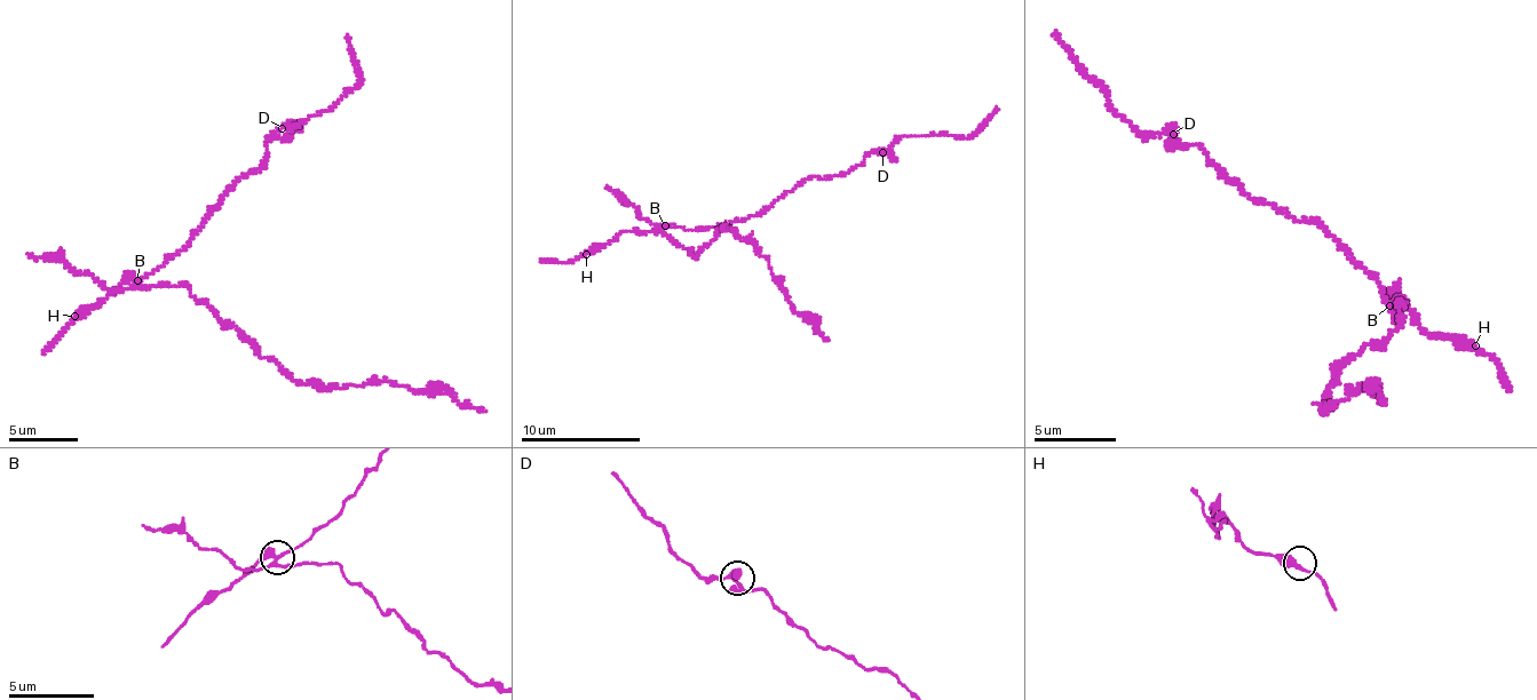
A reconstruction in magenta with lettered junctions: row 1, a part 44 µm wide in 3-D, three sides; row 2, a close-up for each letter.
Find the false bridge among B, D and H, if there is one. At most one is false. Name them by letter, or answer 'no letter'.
B

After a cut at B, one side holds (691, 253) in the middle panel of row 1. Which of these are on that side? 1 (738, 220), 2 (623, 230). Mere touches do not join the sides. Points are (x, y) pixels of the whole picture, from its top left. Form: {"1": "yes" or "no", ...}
{"1": "no", "2": "no"}

